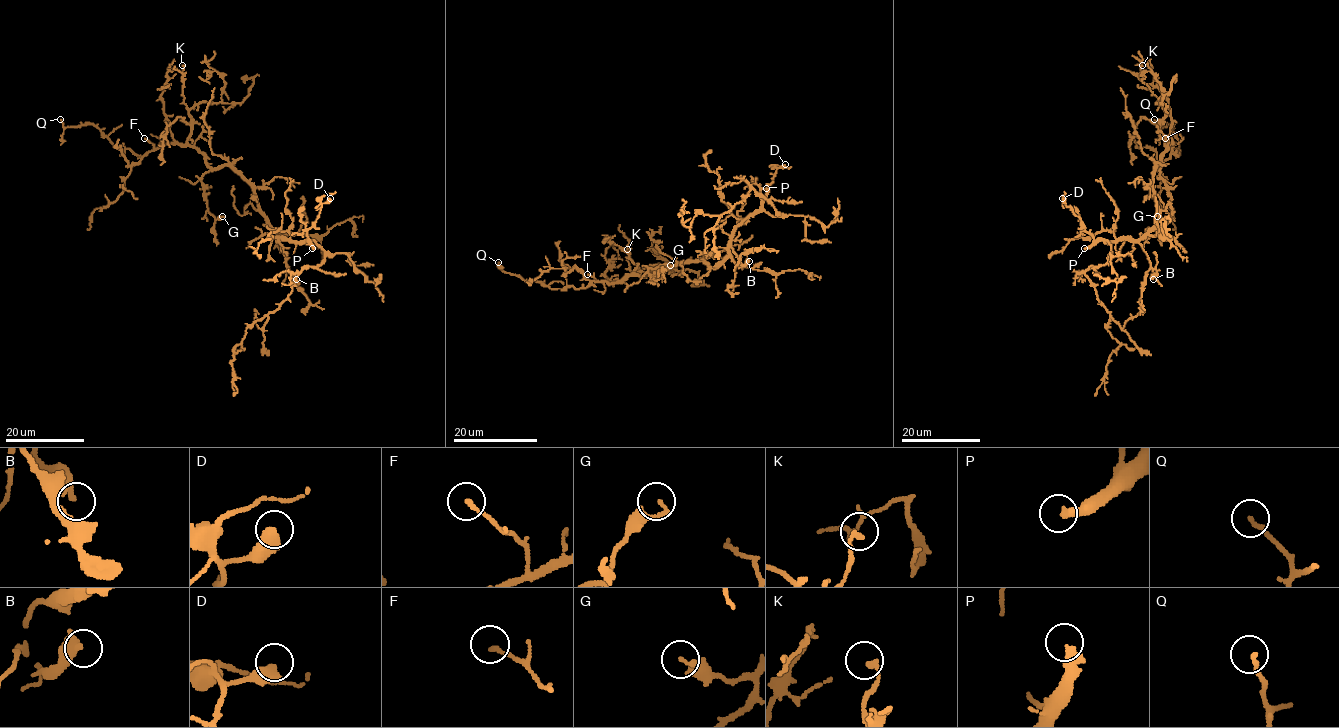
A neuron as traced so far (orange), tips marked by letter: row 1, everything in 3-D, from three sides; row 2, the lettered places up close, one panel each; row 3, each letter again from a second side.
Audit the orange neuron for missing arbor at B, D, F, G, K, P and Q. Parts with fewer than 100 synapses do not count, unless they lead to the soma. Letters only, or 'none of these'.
P

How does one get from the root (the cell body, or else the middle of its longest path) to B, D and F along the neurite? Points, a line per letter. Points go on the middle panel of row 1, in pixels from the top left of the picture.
B: (725, 257), (730, 246), (743, 264), (749, 261)
D: (725, 257), (732, 232), (760, 209), (760, 191), (771, 183), (776, 169), (785, 164)
F: (725, 257), (715, 267), (705, 261), (684, 261), (610, 283), (587, 274)

